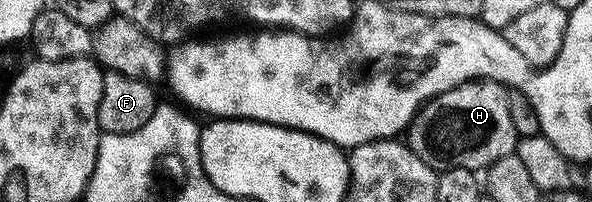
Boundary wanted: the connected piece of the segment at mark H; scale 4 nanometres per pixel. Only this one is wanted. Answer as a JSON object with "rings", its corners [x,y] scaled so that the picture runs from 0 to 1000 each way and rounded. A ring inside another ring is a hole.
{"rings":[[[804,391],[787,401],[758,450],[742,460],[728,495],[715,505],[701,559],[699,589],[684,644],[684,708],[726,837],[792,837],[821,842],[840,787],[868,757],[872,708],[870,634],[860,569],[860,490],[856,441],[836,401]]]}

